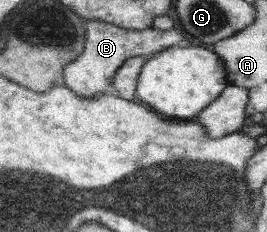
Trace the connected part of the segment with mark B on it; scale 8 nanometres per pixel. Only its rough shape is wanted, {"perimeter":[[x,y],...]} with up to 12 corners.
{"perimeter":[[86,22],[85,51],[62,81],[81,98],[111,91],[129,58],[188,38],[178,27]]}

